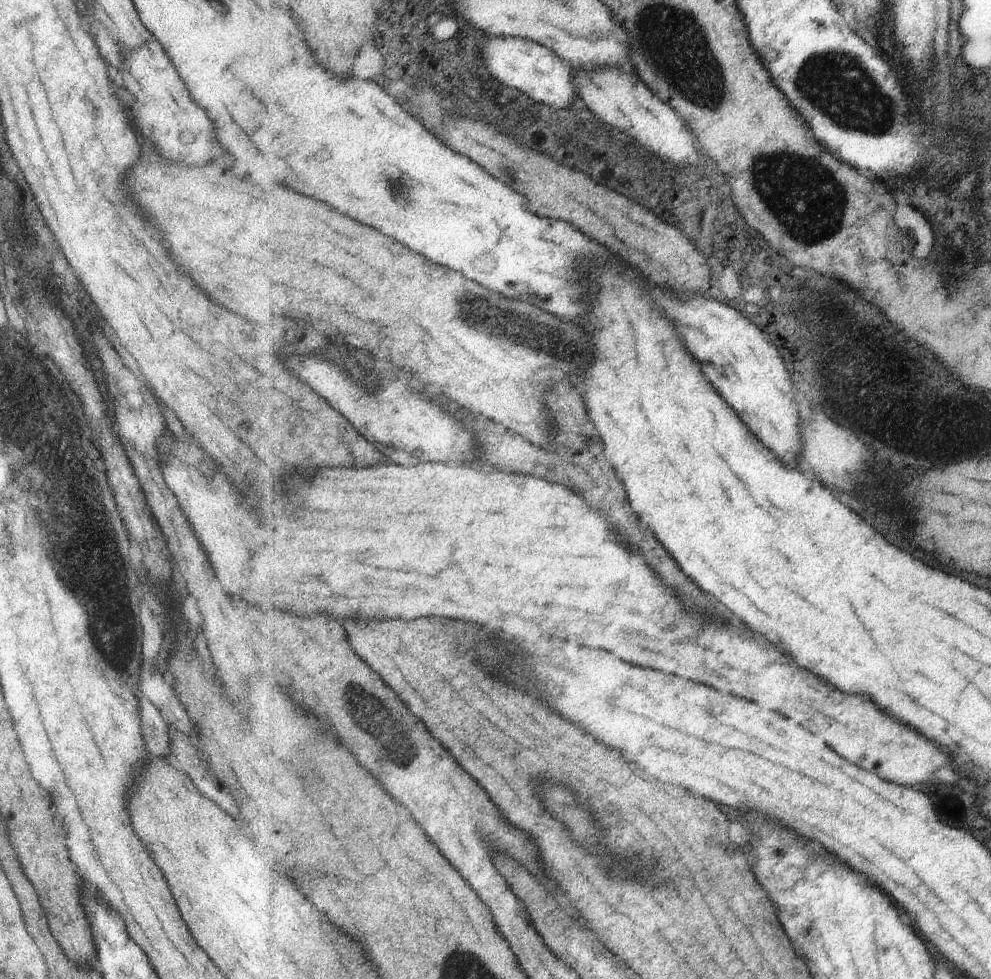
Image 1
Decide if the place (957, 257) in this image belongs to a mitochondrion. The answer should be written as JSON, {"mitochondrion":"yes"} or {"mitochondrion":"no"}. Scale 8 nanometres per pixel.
{"mitochondrion":"no"}

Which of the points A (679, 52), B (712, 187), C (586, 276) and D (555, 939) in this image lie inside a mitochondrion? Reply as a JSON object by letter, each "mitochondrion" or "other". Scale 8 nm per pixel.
{"A":"mitochondrion","B":"other","C":"other","D":"other"}

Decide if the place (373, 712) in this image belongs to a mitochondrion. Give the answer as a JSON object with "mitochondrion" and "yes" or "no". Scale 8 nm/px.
{"mitochondrion":"yes"}

